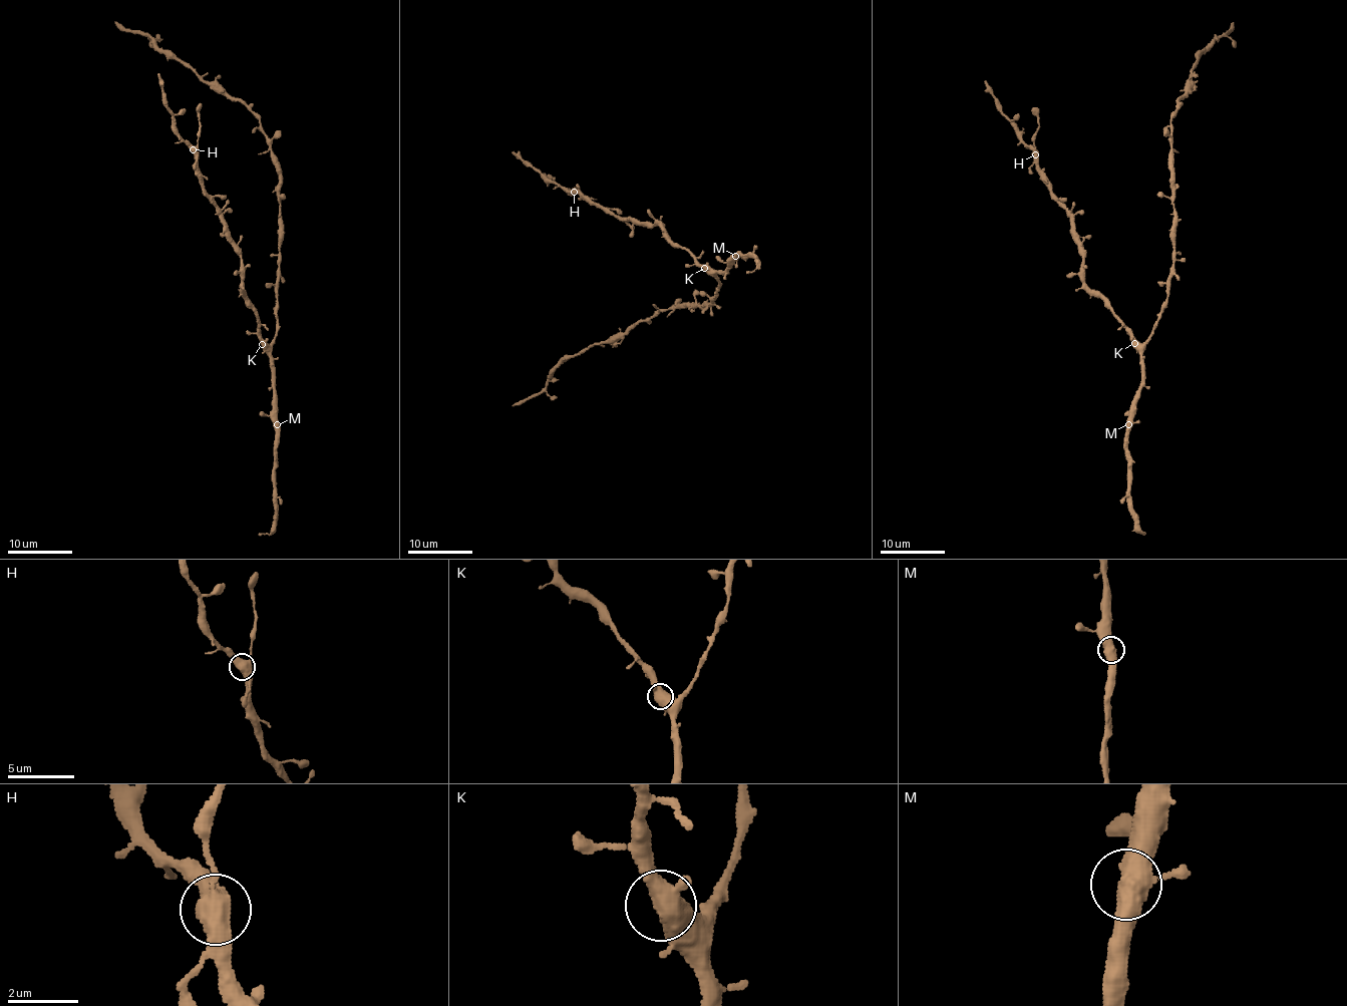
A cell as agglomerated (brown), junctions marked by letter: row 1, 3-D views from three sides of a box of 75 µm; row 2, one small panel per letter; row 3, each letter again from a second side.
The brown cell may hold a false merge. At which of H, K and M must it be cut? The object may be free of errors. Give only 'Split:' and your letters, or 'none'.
Split: none

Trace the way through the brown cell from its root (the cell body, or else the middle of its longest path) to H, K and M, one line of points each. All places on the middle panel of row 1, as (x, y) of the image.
H: (716, 293), (720, 284), (713, 273), (670, 240), (663, 227), (621, 221), (574, 192)
K: (716, 293), (720, 283), (704, 268)
M: (716, 293), (720, 284), (715, 274), (725, 271), (735, 256)

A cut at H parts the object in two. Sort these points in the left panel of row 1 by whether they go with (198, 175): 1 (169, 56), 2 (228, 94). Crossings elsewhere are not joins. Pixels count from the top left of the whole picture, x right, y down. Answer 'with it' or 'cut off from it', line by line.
1: with it
2: with it

